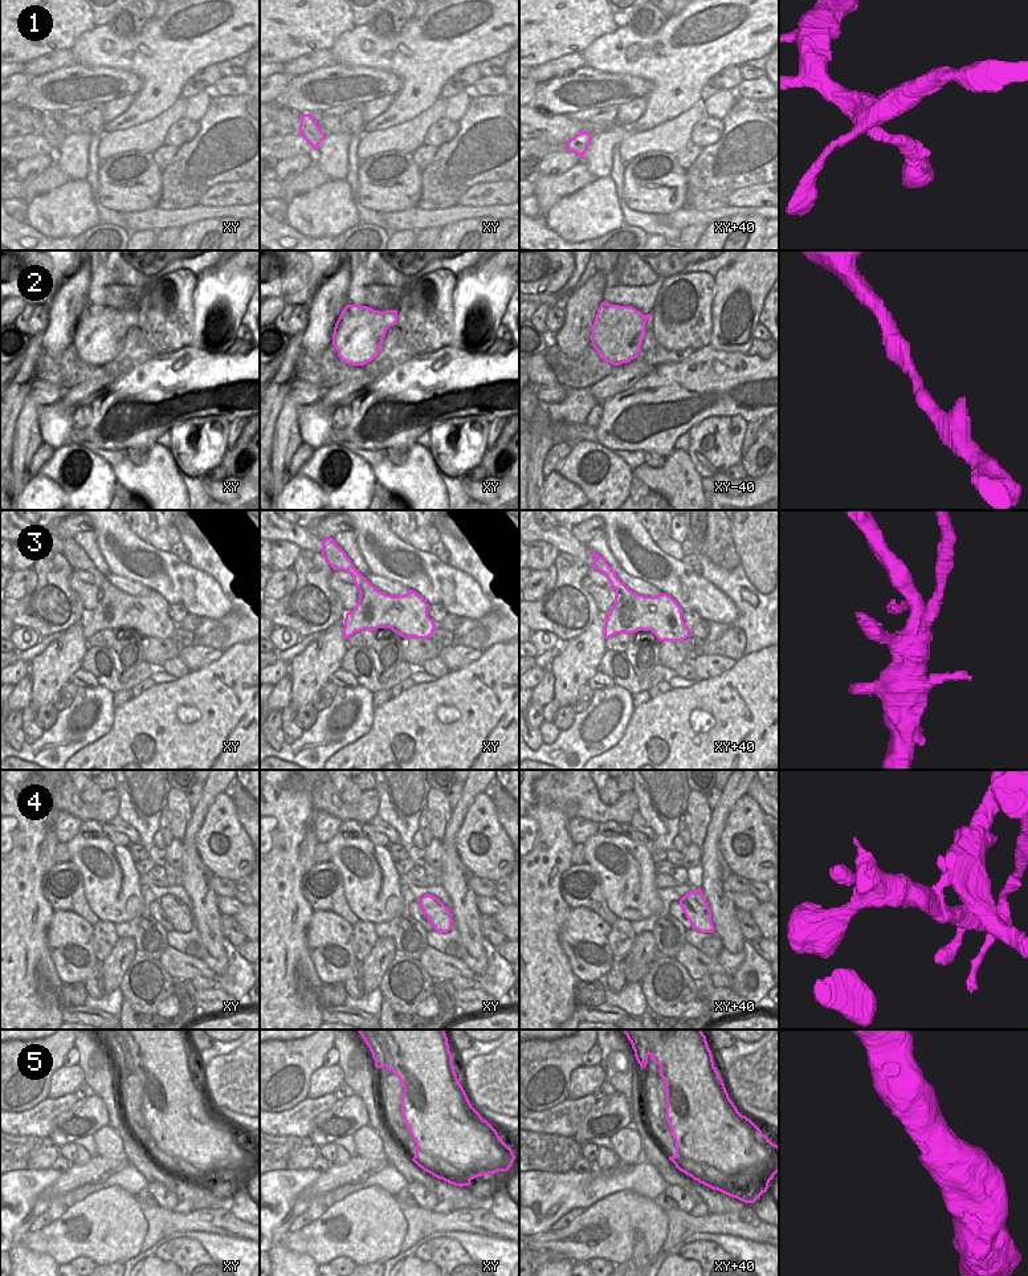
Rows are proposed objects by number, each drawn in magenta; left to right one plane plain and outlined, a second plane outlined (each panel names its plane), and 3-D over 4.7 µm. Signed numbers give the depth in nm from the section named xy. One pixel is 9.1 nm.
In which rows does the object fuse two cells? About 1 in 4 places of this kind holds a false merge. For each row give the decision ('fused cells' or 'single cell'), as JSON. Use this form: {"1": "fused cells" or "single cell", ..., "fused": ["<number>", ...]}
{"1": "single cell", "2": "single cell", "3": "single cell", "4": "fused cells", "5": "single cell", "fused": ["4"]}

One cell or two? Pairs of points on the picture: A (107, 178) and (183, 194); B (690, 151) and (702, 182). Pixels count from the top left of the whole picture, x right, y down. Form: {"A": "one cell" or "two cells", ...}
{"A": "two cells", "B": "two cells"}

